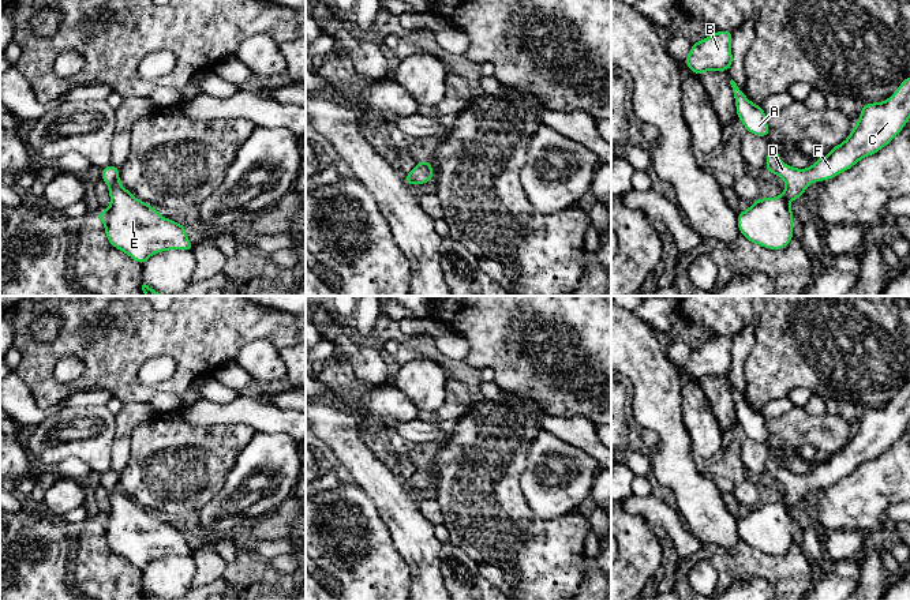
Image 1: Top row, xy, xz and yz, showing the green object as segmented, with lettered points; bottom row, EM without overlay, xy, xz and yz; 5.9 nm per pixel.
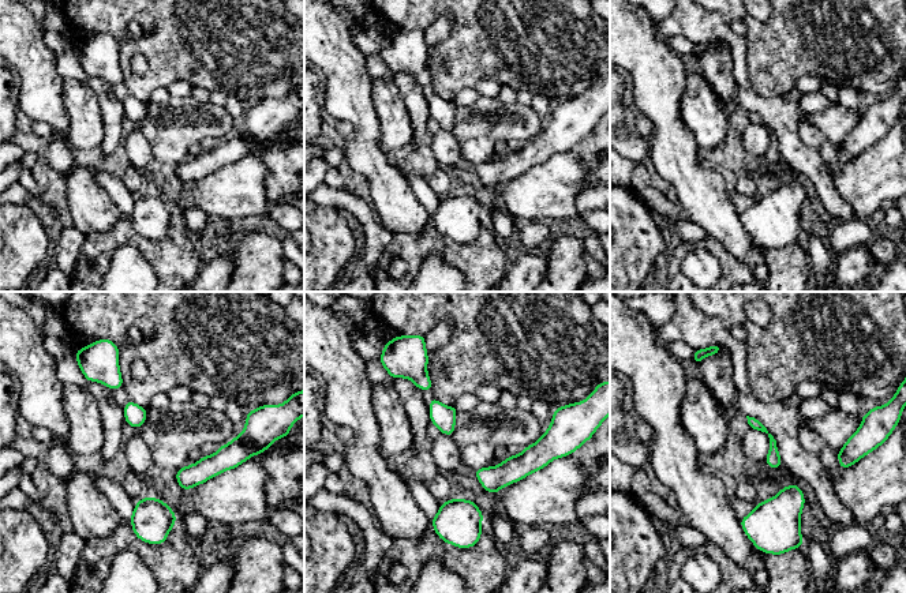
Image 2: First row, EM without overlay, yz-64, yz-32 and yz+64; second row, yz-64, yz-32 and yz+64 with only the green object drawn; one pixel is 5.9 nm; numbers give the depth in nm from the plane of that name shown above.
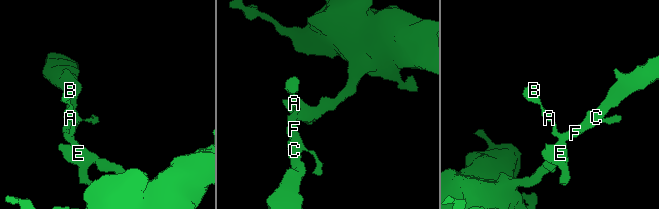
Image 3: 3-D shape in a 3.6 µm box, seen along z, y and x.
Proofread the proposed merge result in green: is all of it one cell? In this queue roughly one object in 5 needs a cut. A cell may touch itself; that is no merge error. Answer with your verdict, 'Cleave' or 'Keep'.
Keep

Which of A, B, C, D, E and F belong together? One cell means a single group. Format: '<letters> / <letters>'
A B C D E F

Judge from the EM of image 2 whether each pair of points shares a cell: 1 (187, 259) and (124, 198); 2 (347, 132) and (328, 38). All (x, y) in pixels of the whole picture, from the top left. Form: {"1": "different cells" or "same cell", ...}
{"1": "different cells", "2": "different cells"}

